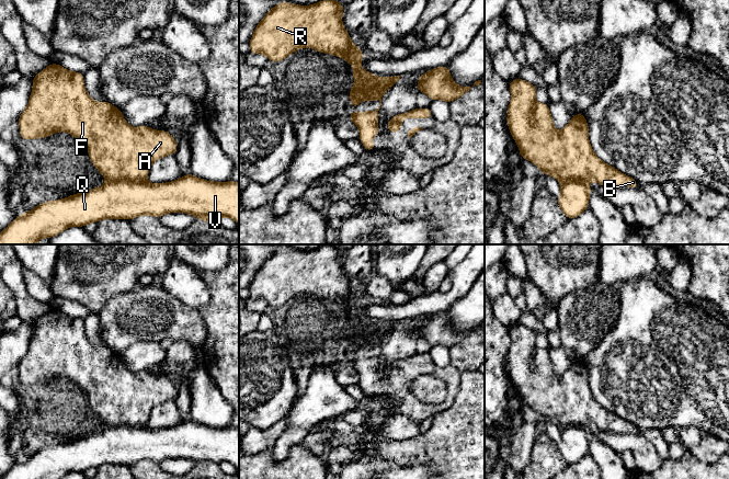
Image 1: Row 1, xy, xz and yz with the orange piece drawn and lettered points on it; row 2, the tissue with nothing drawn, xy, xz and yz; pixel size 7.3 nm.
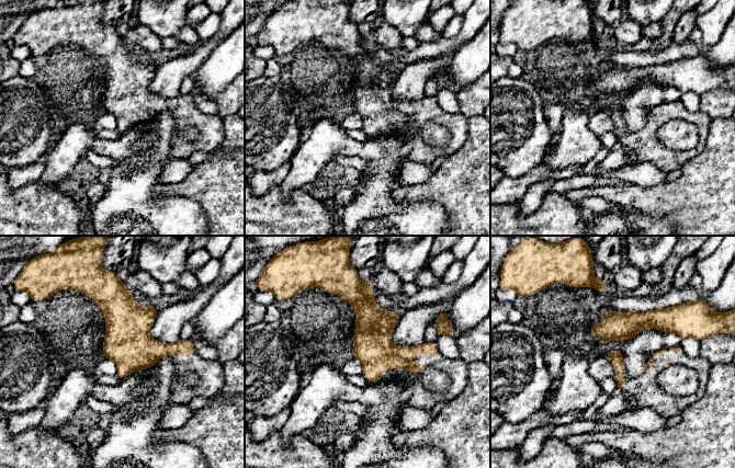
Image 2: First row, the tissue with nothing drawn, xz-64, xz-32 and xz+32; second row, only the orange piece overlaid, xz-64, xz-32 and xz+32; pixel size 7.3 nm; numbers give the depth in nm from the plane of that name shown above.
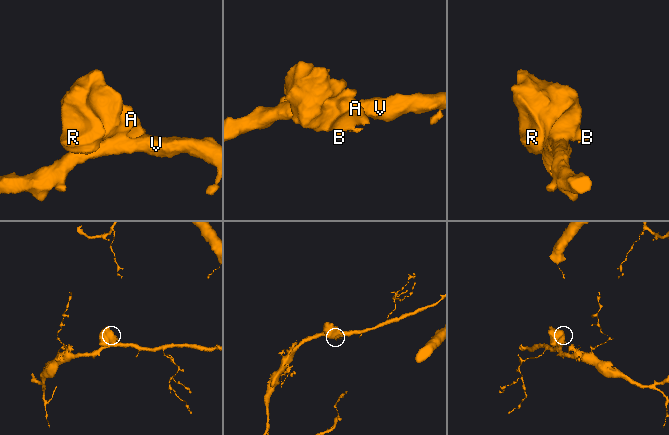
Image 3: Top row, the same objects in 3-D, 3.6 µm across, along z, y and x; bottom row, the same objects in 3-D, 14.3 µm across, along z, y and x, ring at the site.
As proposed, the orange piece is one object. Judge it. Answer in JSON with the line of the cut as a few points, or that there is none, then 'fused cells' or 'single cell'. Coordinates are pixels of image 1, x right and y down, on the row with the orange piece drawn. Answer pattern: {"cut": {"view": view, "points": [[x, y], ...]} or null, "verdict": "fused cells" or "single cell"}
{"cut": {"view": "xy", "points": [[145, 179], [107, 181]]}, "verdict": "fused cells"}

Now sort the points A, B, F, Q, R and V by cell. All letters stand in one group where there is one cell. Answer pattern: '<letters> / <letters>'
A B F R / Q V

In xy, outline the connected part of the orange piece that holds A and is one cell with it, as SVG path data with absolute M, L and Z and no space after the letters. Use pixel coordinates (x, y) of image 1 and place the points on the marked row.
M49 64L33 78L33 89L26 109L19 119L21 139L47 138L67 132L89 150L92 164L107 181L146 180L151 164L168 155L175 155L178 142L167 130L148 126L129 126L121 109L107 101L94 102L84 88L83 73Z

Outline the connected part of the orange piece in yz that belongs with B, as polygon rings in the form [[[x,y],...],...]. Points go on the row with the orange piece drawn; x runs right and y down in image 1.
[[[517,78],[509,82],[509,89],[512,95],[506,117],[509,130],[519,146],[521,157],[535,163],[544,175],[551,175],[560,183],[572,180],[595,181],[603,186],[622,187],[625,181],[628,189],[639,185],[635,179],[606,164],[595,155],[588,138],[589,125],[582,112],[576,114],[558,133],[548,103],[535,102],[536,85]]]

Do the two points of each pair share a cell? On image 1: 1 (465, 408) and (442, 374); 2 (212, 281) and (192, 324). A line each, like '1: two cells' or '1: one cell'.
1: two cells
2: two cells

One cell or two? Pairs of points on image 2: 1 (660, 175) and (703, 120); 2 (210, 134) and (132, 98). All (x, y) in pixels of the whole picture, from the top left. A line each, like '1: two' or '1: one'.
1: two
2: one

